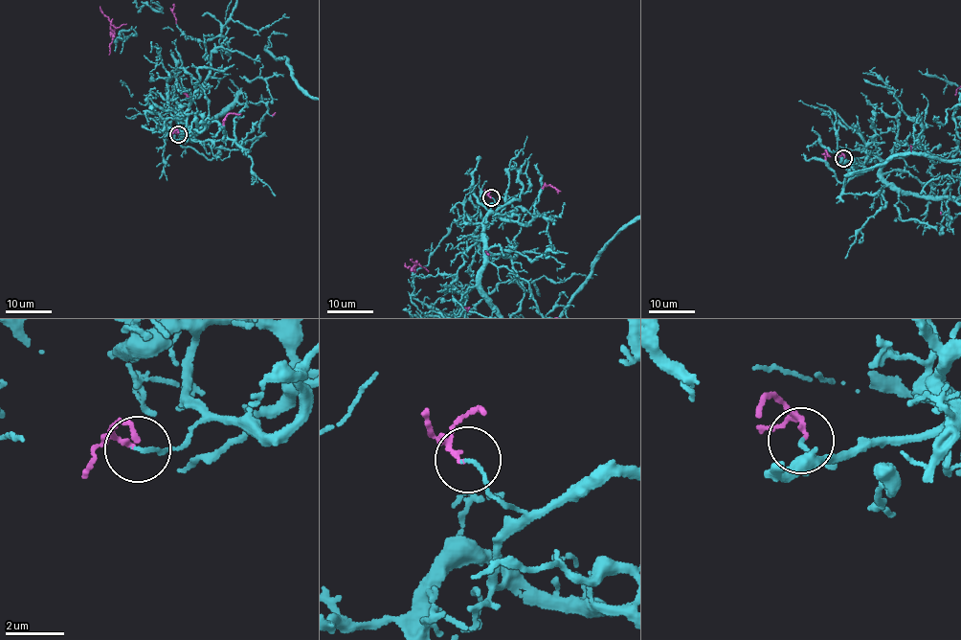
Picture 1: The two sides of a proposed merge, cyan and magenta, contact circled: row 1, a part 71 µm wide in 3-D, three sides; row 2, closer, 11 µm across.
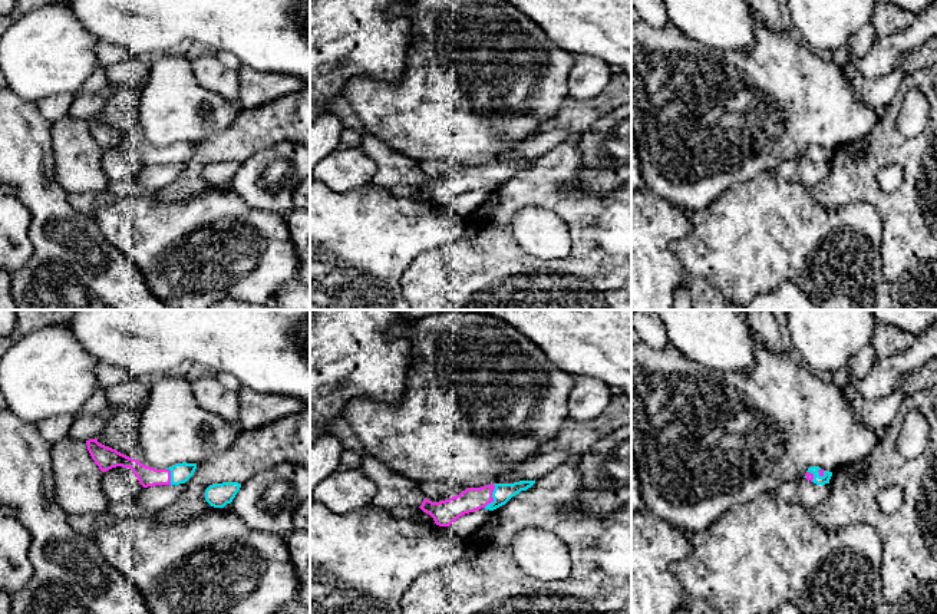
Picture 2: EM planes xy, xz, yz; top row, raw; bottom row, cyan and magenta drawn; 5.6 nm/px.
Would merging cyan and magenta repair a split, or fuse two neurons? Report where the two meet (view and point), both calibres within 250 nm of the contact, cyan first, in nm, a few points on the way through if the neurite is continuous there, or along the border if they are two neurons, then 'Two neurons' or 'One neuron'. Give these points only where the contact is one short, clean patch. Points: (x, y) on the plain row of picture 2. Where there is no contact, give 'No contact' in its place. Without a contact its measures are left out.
Touches cyan at xz (492, 175). Thickness 110 nm (cyan) against 140 nm. Two neurons

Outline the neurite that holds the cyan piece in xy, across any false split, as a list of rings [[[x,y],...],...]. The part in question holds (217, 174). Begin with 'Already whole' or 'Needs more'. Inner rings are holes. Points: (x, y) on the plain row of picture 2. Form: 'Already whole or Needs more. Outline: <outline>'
Already whole. Outline: [[[238,161],[212,162],[205,168],[205,179],[214,186],[224,186],[232,181],[240,166]]]

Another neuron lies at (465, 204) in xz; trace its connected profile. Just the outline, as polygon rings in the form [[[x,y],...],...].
[[[481,186],[475,191],[459,195],[449,204],[449,211],[459,217],[471,215],[478,207],[481,207],[489,198],[491,189]]]

